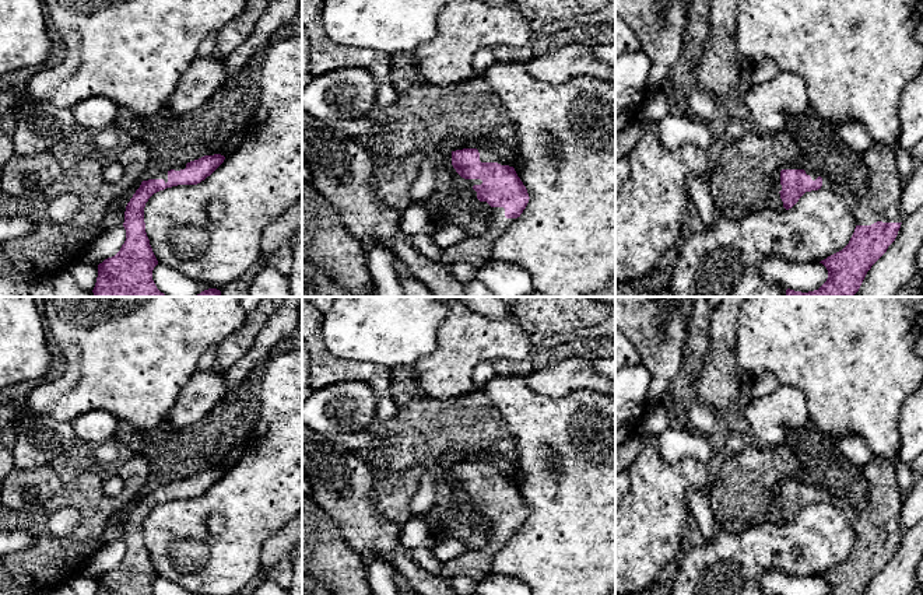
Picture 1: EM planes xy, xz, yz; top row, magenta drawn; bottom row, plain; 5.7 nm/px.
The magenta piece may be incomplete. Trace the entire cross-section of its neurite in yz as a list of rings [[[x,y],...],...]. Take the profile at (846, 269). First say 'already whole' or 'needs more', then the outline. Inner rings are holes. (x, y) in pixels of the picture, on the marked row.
already whole | [[[877,221],[871,225],[856,225],[849,244],[839,252],[821,260],[827,270],[827,281],[814,291],[801,293],[787,288],[786,297],[852,297],[854,295],[867,272],[887,252],[888,246],[895,241],[902,223]]]

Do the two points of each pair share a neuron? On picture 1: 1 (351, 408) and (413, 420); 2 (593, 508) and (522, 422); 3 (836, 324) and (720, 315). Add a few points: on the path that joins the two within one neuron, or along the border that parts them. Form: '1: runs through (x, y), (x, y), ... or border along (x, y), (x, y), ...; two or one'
1: border along (376, 419), (365, 430); two
2: runs through (593, 483), (583, 469), (547, 433); one
3: border along (740, 311), (736, 349); two

